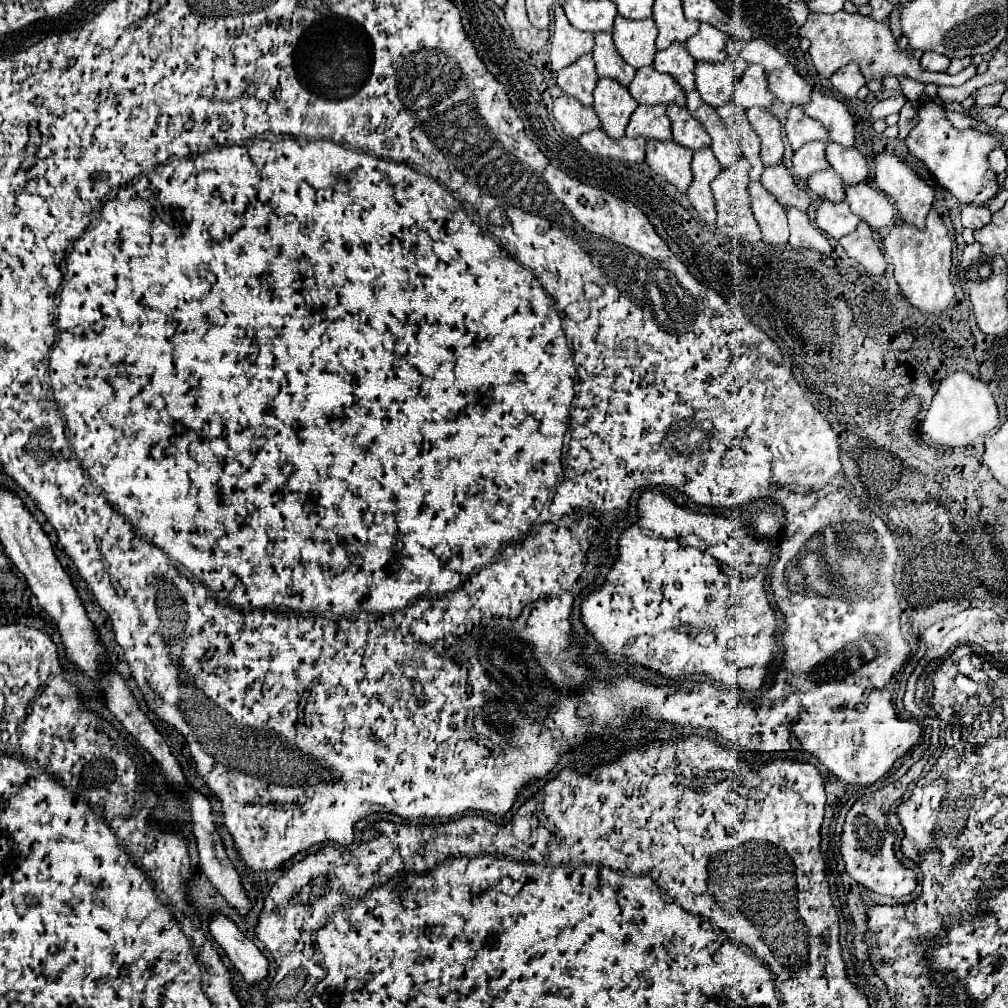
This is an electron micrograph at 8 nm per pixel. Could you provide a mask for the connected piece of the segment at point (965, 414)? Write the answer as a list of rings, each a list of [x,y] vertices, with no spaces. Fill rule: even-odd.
[[[954,372],[940,382],[922,428],[934,444],[956,448],[956,446],[968,446],[974,438],[992,432],[998,424],[1000,424],[998,408],[988,386],[972,378],[968,372]]]

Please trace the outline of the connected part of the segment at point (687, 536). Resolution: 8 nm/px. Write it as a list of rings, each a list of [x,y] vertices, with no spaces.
[[[644,492],[638,500],[638,512],[640,512],[640,518],[636,520],[636,524],[632,524],[628,530],[624,530],[618,540],[620,554],[618,554],[618,560],[614,562],[612,572],[606,576],[606,582],[600,586],[600,590],[590,592],[581,603],[581,620],[585,626],[588,626],[593,639],[604,648],[605,651],[601,651],[601,653],[606,654],[609,648],[620,648],[624,652],[622,662],[636,662],[642,666],[650,666],[666,678],[678,678],[678,676],[686,676],[692,672],[704,672],[712,680],[722,682],[726,686],[738,686],[742,690],[760,688],[768,676],[768,666],[774,658],[774,648],[776,648],[776,644],[774,644],[776,616],[774,616],[774,610],[770,608],[766,592],[764,592],[766,564],[772,556],[770,544],[748,536],[744,526],[740,524],[740,520],[720,518],[716,514],[694,514],[688,508],[676,506],[668,496],[658,494],[658,492]]]

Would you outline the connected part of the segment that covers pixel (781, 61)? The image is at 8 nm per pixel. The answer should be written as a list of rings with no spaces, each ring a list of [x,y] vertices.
[[[752,40],[752,42],[746,42],[742,46],[742,52],[740,56],[748,62],[748,64],[762,64],[766,72],[772,72],[772,70],[782,70],[788,60],[770,44],[766,44],[764,40]]]

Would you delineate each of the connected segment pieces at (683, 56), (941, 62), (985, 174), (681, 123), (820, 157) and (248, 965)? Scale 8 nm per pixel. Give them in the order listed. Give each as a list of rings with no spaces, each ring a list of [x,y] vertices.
[[[672,44],[666,52],[656,52],[654,68],[662,74],[670,74],[684,92],[696,90],[696,76],[694,76],[694,58],[688,54],[684,44]]]
[[[924,52],[924,56],[920,58],[920,66],[928,72],[946,72],[948,64],[950,64],[950,60],[936,52]]]
[[[920,102],[918,122],[906,138],[908,152],[916,156],[928,172],[936,178],[940,186],[950,190],[962,204],[986,204],[998,192],[996,174],[988,170],[988,152],[1000,146],[1000,138],[994,134],[984,134],[978,130],[958,130],[946,118],[944,106],[936,102]]]
[[[668,108],[668,118],[672,122],[672,136],[674,142],[690,148],[690,150],[700,150],[710,146],[710,136],[706,130],[702,130],[702,124],[692,120],[692,116],[686,112],[686,108]]]
[[[806,144],[806,148],[794,152],[792,156],[792,174],[800,180],[808,180],[814,172],[826,170],[828,162],[824,156],[824,144]]]
[[[222,912],[212,914],[208,928],[248,984],[254,984],[268,974],[268,960],[250,940],[246,940],[246,936],[228,916]]]

